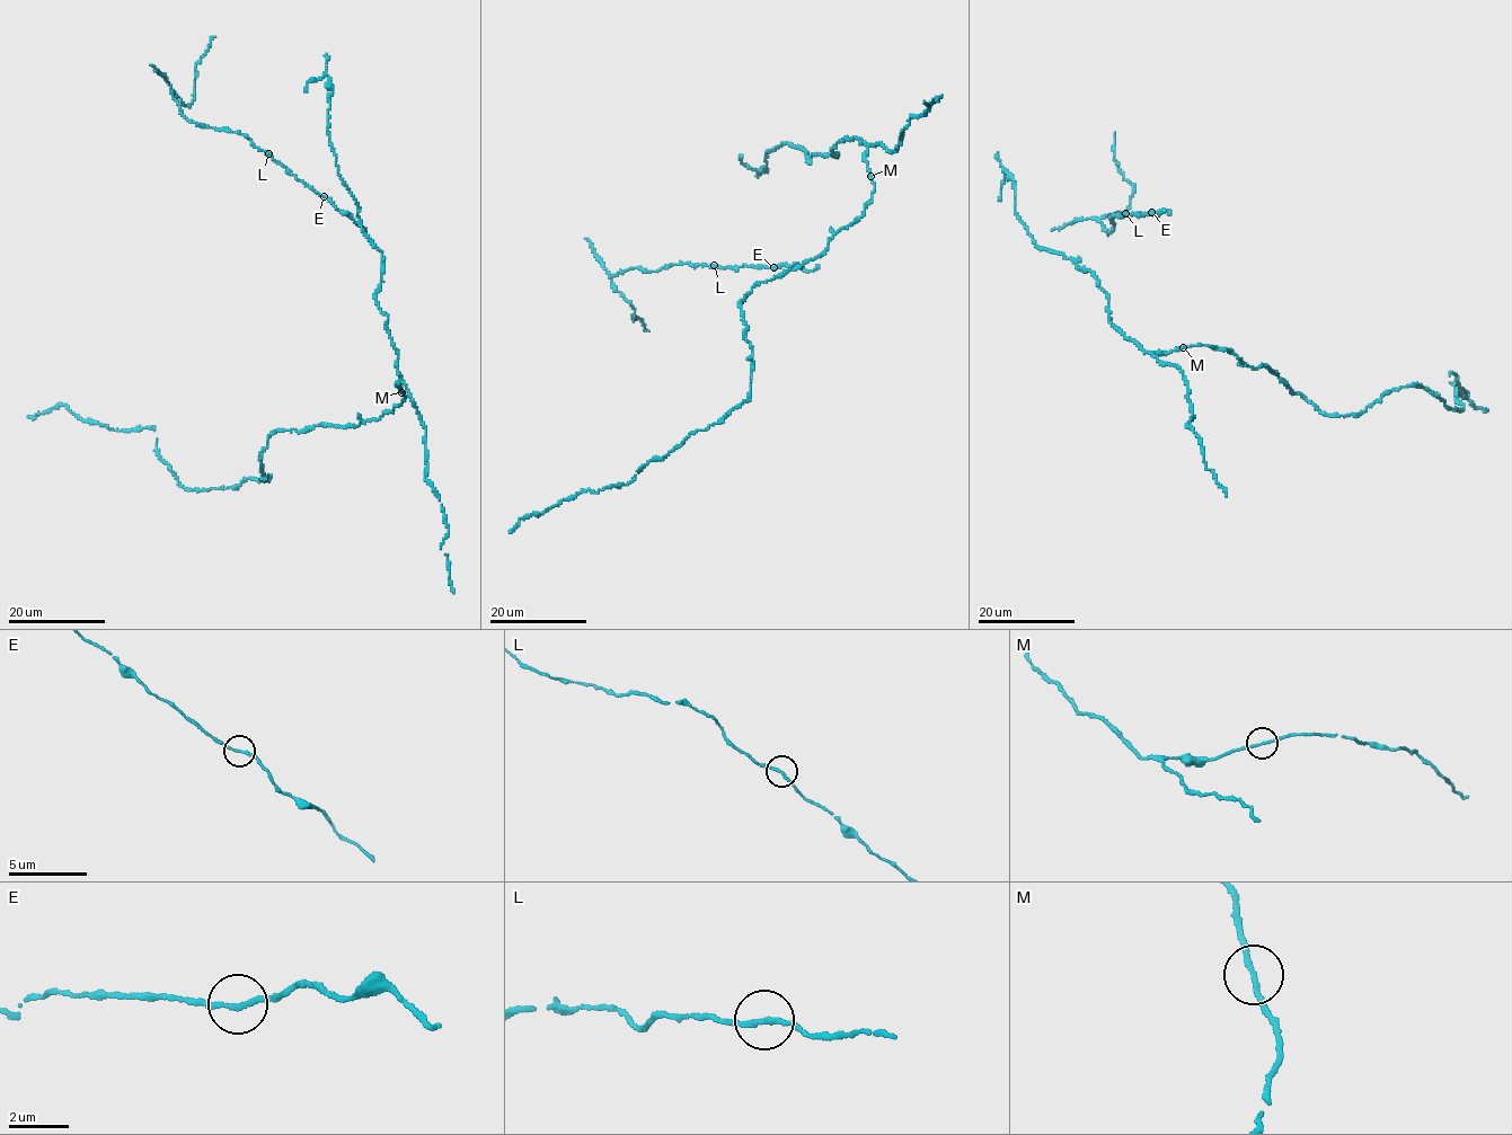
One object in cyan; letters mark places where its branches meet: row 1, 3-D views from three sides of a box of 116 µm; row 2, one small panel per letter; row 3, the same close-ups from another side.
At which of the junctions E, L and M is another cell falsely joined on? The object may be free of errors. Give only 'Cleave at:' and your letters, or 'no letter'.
Cleave at: no letter

